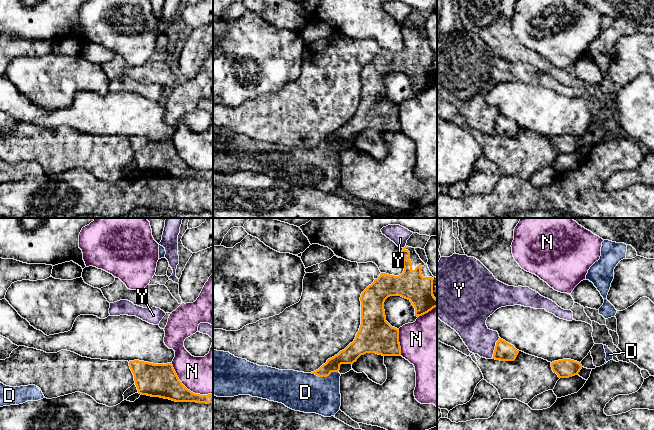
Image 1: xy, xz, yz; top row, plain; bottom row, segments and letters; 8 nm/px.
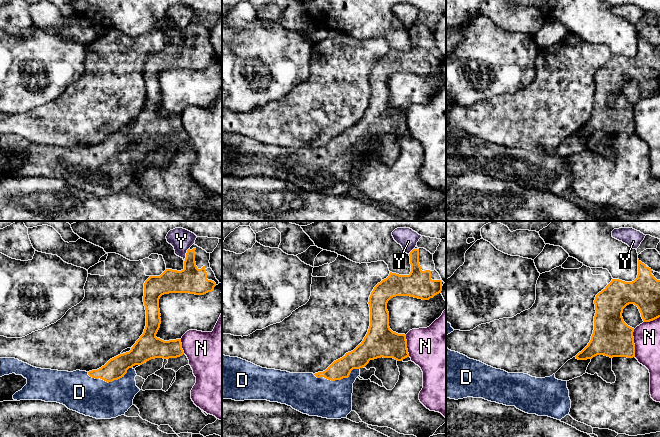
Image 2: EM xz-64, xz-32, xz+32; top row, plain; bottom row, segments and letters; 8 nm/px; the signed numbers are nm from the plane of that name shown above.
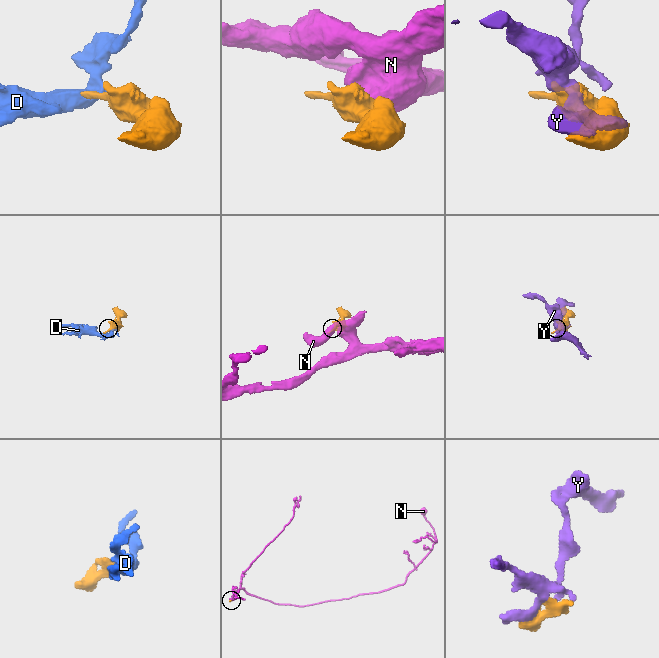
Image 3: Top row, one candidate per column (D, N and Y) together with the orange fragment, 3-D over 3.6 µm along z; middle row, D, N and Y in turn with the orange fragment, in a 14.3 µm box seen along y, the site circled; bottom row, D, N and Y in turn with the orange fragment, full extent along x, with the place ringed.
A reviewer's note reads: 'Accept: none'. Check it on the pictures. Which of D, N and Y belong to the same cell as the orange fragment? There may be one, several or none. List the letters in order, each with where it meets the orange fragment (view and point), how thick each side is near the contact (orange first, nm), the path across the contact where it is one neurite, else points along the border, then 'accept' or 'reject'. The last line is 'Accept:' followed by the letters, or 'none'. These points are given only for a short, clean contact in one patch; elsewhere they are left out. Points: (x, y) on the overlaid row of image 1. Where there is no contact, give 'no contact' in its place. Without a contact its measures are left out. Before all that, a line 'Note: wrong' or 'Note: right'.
Note: wrong
D: meets orange in xz at (324, 376); 130 nm thick on the orange side, 320 nm on the other; runs through xz (347, 356), (342, 357), (324, 376), (309, 391), (305, 392); accept
N: meets orange in xy at (186, 388); 280 nm thick on the orange side, 300 nm on the other; reject
Y: meets orange in yz at (495, 347); 150 nm thick on the orange side, 240 nm on the other; reject
Accept: D

